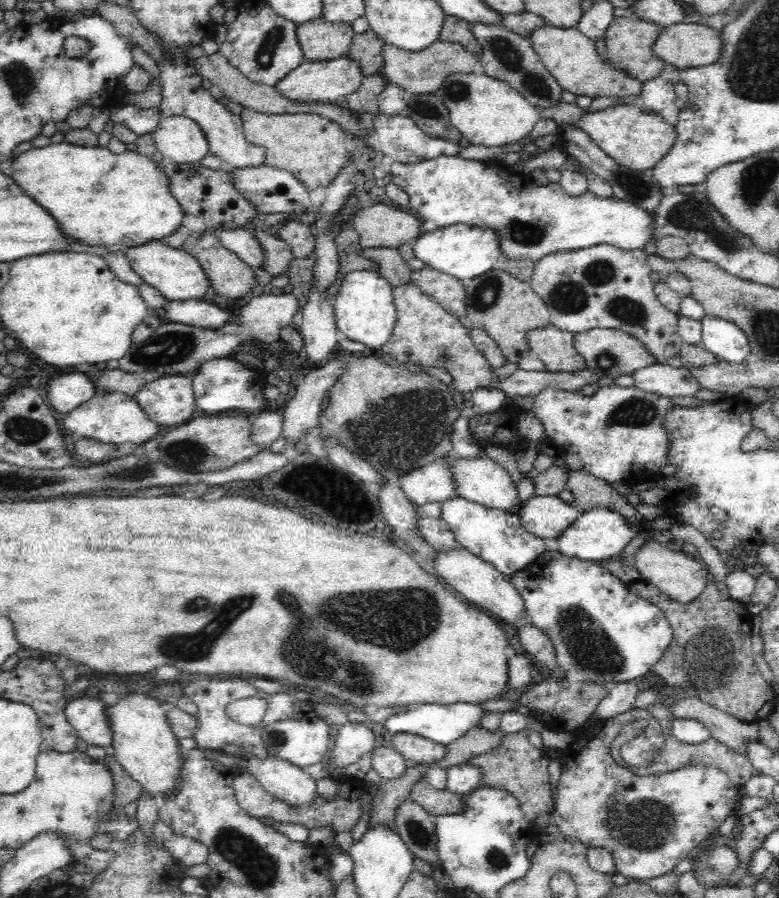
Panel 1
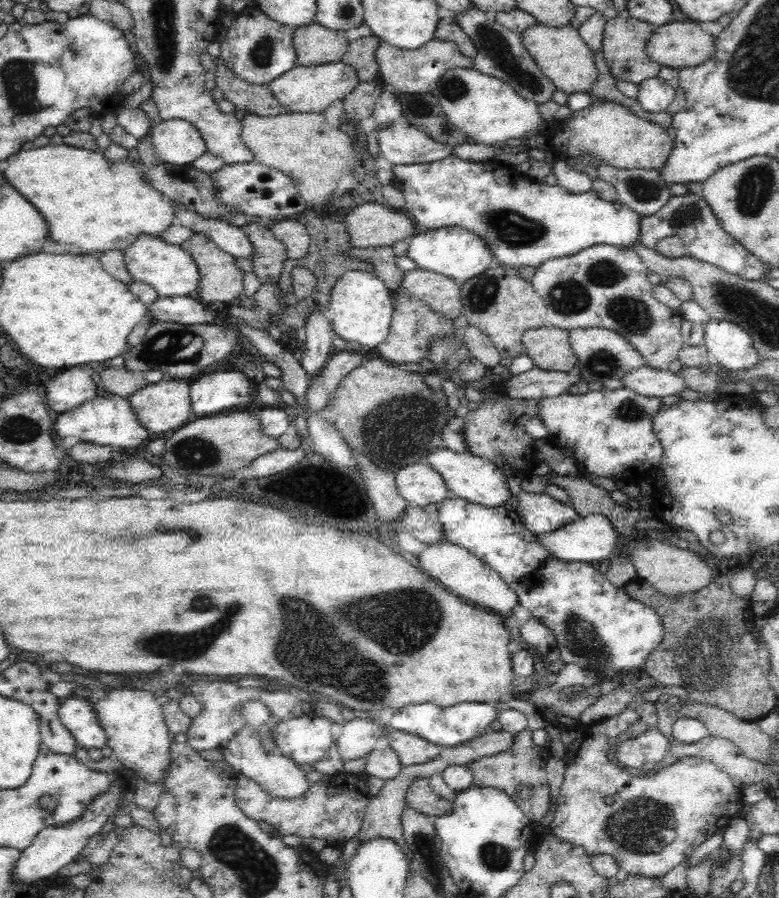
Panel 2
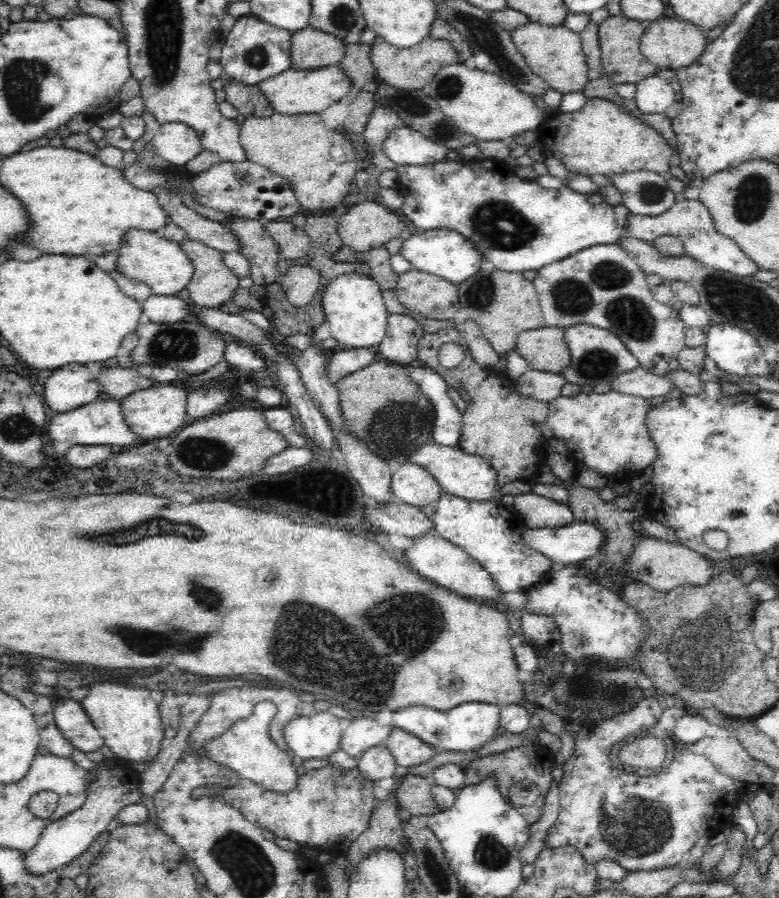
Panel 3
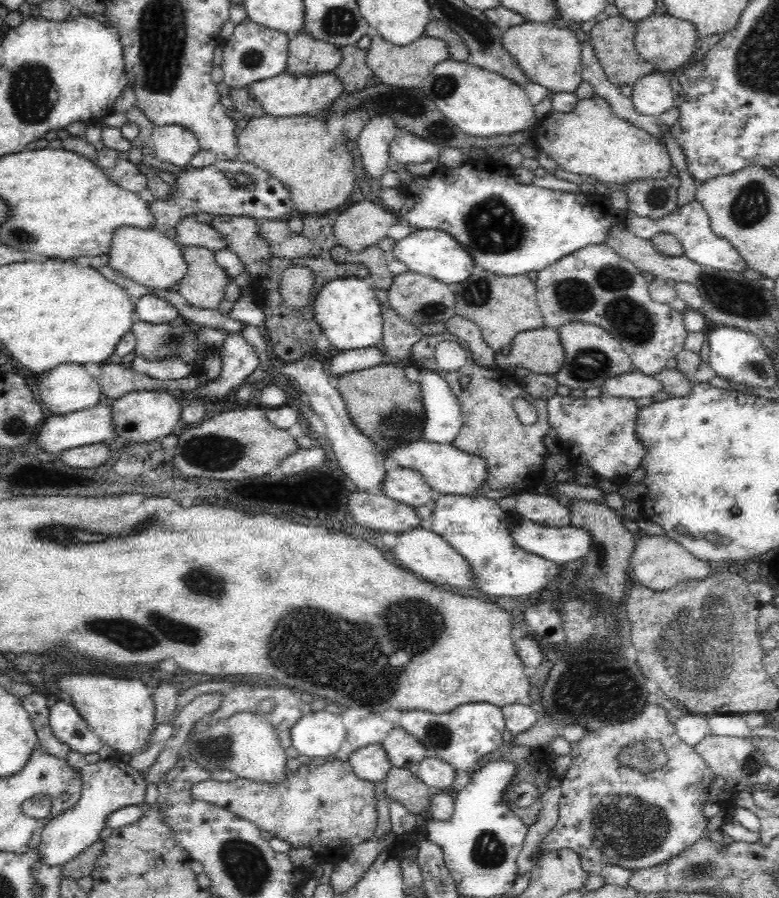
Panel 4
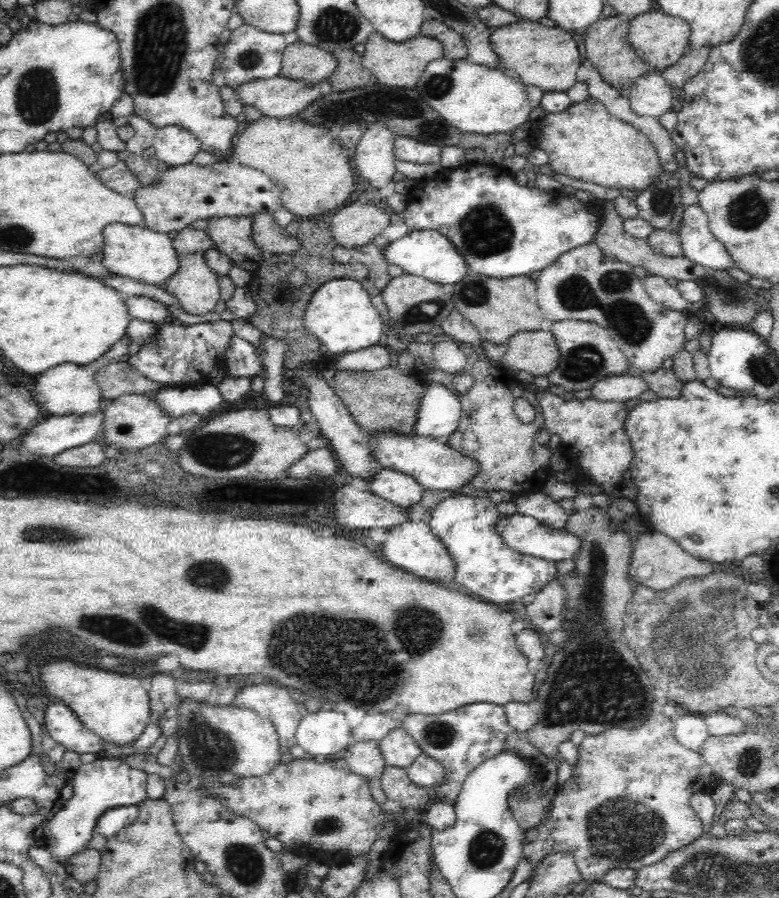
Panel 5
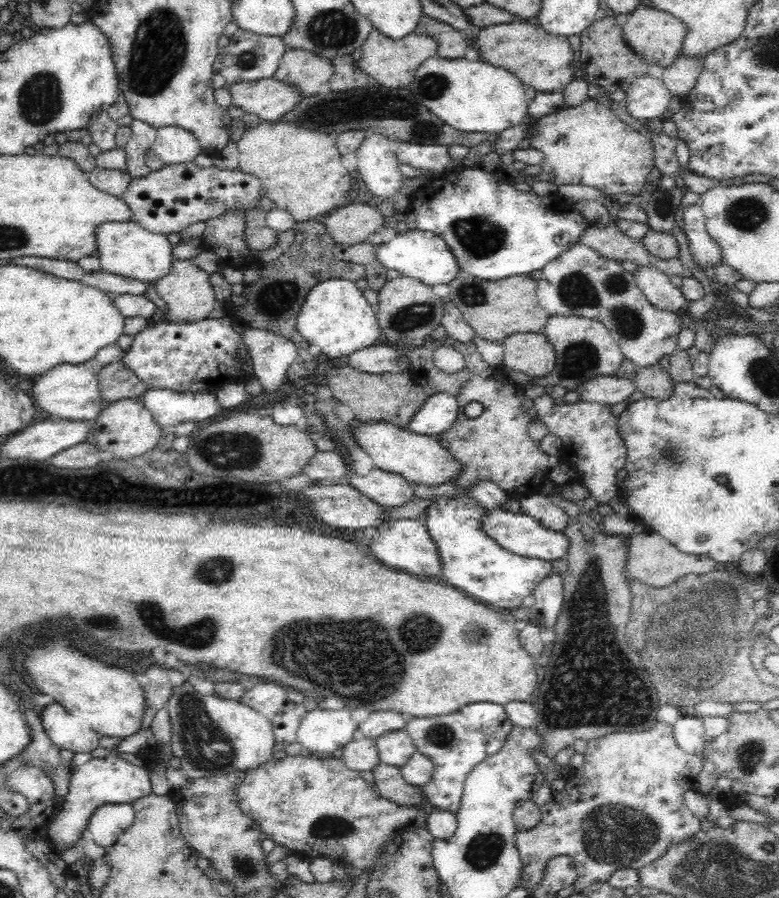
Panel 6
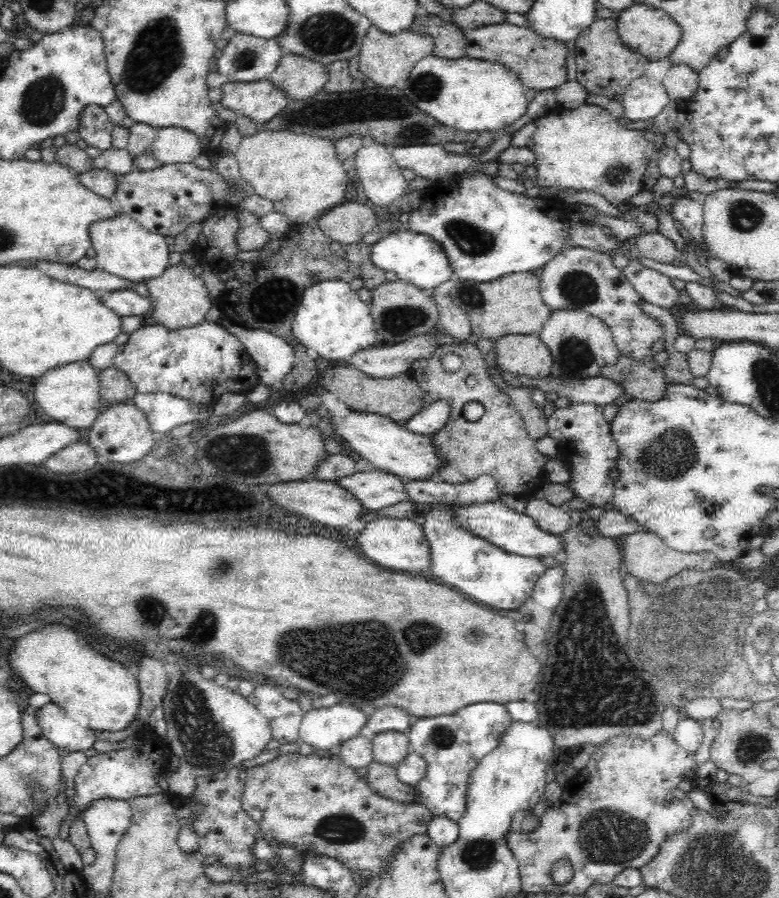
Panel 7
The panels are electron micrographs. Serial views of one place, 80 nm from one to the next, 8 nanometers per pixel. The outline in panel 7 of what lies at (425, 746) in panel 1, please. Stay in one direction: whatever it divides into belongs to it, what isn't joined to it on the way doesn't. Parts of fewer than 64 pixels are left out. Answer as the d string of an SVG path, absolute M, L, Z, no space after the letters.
M388 731L372 736L373 761L397 766L411 752L409 739L400 732Z

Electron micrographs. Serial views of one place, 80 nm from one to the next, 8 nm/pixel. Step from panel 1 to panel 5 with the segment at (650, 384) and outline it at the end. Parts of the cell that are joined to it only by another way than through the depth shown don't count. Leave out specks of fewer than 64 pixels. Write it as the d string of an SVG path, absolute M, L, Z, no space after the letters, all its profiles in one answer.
M632 375L610 376L594 382L588 388L591 399L598 401L624 402L629 398L637 398L648 390L648 382Z

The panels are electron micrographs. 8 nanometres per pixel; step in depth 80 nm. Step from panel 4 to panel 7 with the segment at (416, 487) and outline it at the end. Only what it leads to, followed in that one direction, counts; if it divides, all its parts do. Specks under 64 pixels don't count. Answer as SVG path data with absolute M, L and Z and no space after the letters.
M356 471L354 474L338 478L338 485L350 491L362 507L370 511L380 511L407 500L403 482L395 475L372 471Z

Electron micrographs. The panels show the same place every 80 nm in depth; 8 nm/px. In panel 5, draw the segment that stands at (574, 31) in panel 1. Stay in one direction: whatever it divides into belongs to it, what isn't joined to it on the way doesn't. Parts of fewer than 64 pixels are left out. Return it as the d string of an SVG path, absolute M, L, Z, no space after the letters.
M520 19L512 25L494 28L488 36L488 43L498 57L500 68L518 76L527 87L538 86L546 92L566 92L577 81L580 52L568 32Z

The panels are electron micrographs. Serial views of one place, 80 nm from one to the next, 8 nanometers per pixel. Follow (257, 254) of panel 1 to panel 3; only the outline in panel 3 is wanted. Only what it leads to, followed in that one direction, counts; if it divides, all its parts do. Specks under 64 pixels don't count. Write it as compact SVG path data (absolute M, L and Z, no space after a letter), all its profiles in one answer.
M154 188L152 193L155 194L156 201L160 202L164 212L170 216L172 223L186 233L184 240L202 242L222 254L239 248L234 234L228 232L219 222L202 218L194 210L186 207L172 189Z

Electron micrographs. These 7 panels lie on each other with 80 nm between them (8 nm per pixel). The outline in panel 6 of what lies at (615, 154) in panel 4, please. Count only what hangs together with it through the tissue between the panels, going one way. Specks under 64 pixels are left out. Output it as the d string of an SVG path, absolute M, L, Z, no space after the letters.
M589 98L580 106L559 108L552 114L547 114L536 123L536 130L531 135L530 147L540 151L542 158L541 172L550 174L557 187L561 184L581 184L582 186L592 186L602 190L604 194L617 204L619 194L639 195L645 188L644 183L650 168L653 167L654 146L649 136L643 136L641 132L632 129L630 126L620 121L606 106Z

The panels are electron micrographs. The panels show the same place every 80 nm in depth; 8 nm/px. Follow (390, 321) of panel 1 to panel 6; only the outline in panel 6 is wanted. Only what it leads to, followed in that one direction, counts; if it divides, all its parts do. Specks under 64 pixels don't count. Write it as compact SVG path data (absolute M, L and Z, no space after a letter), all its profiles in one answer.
M343 279L320 282L308 292L305 302L300 306L296 328L308 344L320 346L322 354L331 360L348 358L357 350L378 344L381 337L374 308L367 304L355 282Z

